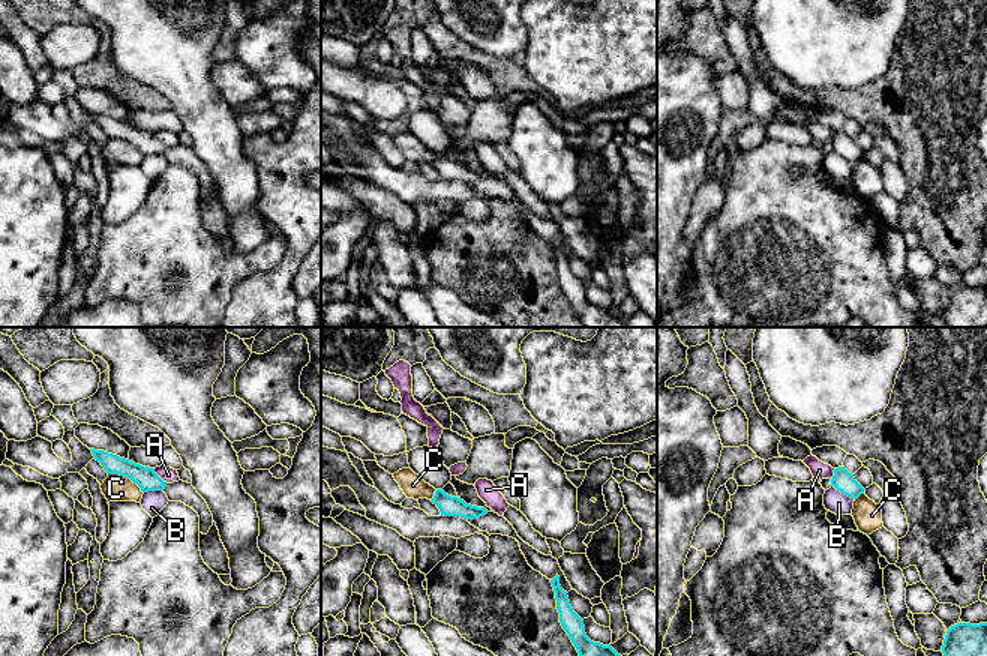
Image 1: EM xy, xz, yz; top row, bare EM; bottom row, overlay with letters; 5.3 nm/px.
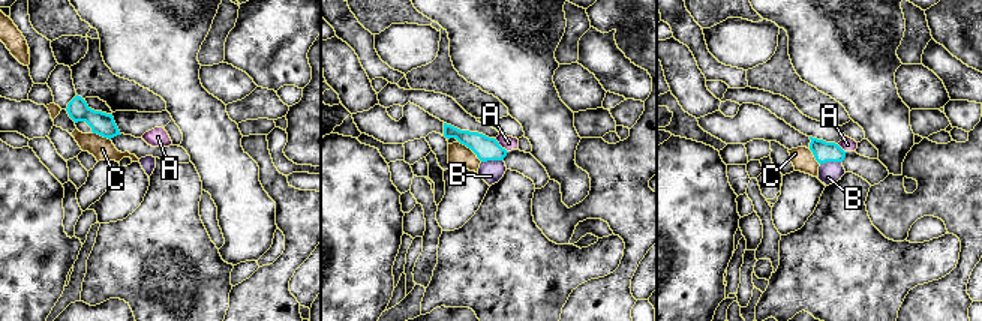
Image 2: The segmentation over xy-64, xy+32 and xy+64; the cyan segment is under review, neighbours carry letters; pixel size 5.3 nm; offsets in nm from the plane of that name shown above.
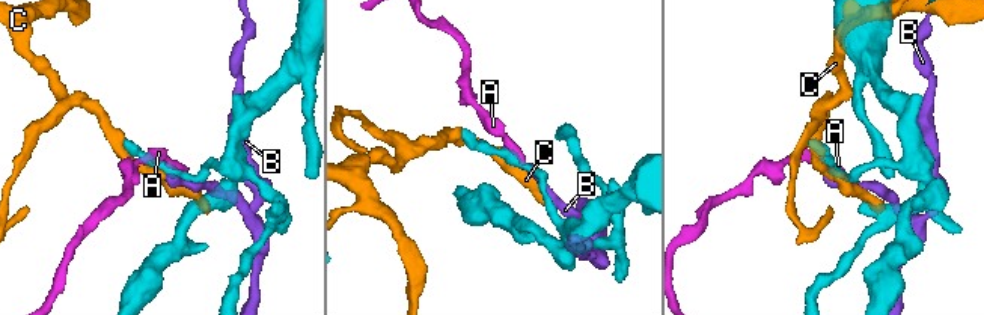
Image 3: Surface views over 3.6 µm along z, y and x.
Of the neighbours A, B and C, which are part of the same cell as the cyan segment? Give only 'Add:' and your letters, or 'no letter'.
Add: no letter

